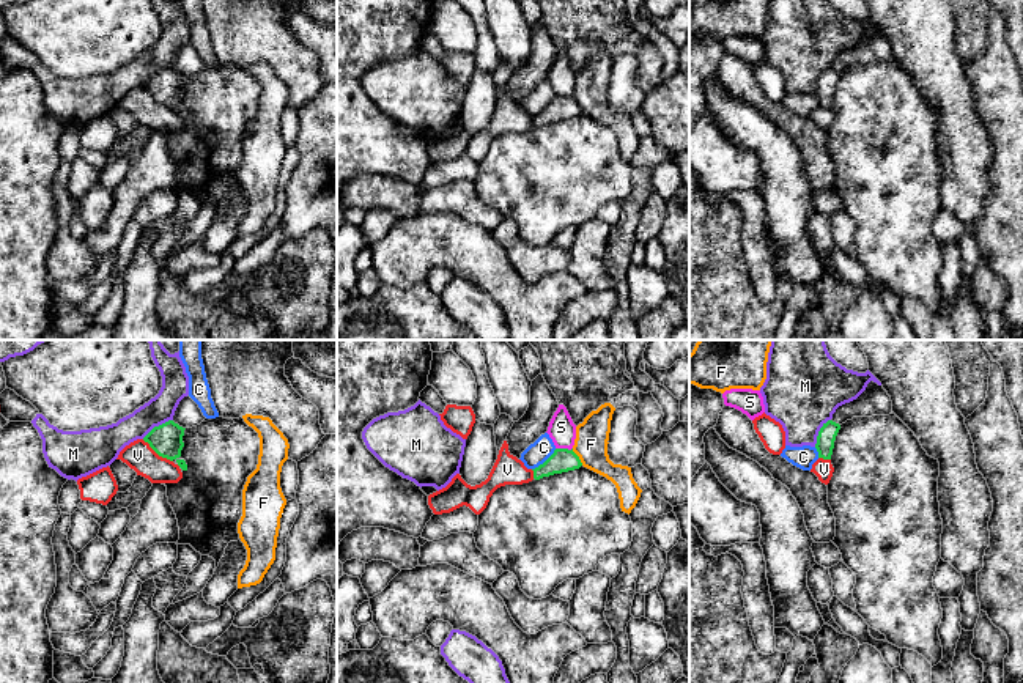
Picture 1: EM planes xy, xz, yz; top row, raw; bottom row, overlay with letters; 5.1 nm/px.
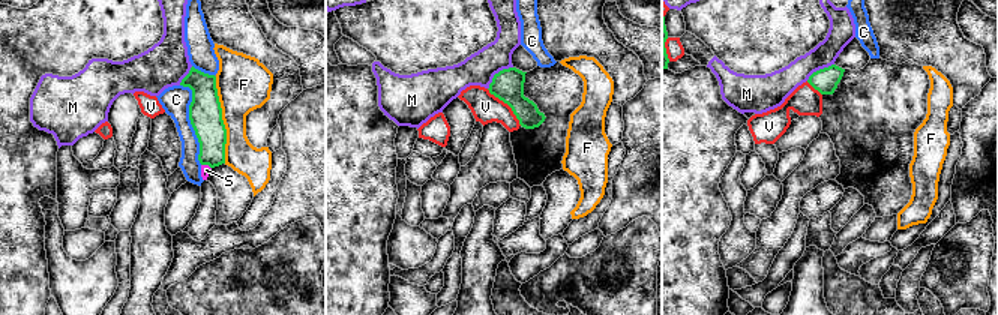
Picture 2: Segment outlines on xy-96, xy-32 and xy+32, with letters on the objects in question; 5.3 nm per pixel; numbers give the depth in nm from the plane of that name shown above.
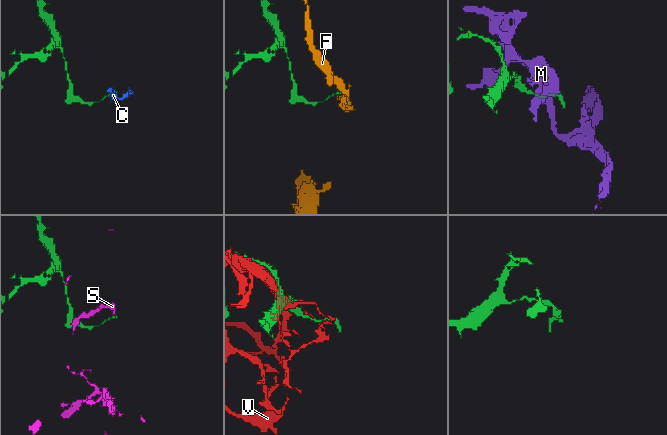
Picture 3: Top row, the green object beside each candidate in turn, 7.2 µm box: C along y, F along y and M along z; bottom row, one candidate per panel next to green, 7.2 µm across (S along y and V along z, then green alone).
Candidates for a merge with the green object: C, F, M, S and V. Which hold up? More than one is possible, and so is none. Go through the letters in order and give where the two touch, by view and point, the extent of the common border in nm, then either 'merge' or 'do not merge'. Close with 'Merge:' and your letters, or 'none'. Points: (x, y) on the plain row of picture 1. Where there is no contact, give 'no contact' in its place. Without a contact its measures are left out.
C: meets green in xz at (545, 109); contact 170 nm long; do not merge
F: meets green in xz at (578, 104); contact 110 nm long; do not merge
M: meets green in xy at (156, 74); contact 190 nm long; do not merge
S: meets green in xz at (564, 96); contact 90 nm long; do not merge
V: meets green in xy at (158, 101); contact 200 nm long; do not merge
Merge: none

